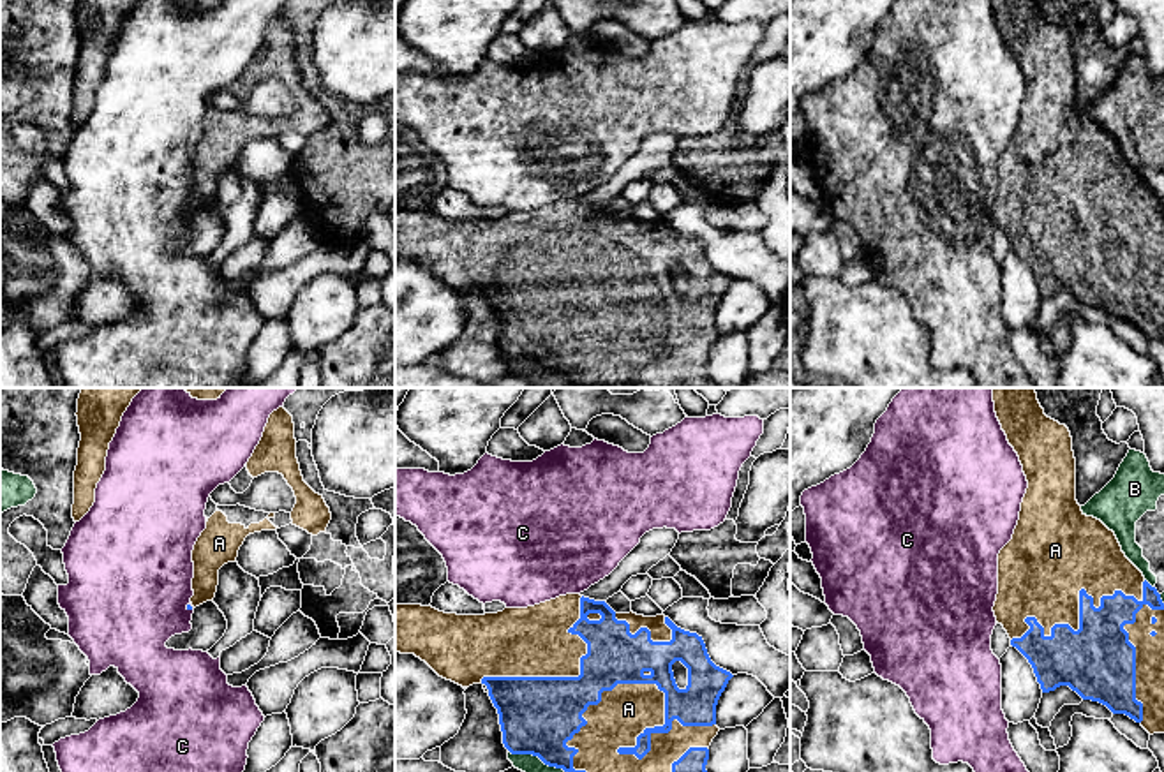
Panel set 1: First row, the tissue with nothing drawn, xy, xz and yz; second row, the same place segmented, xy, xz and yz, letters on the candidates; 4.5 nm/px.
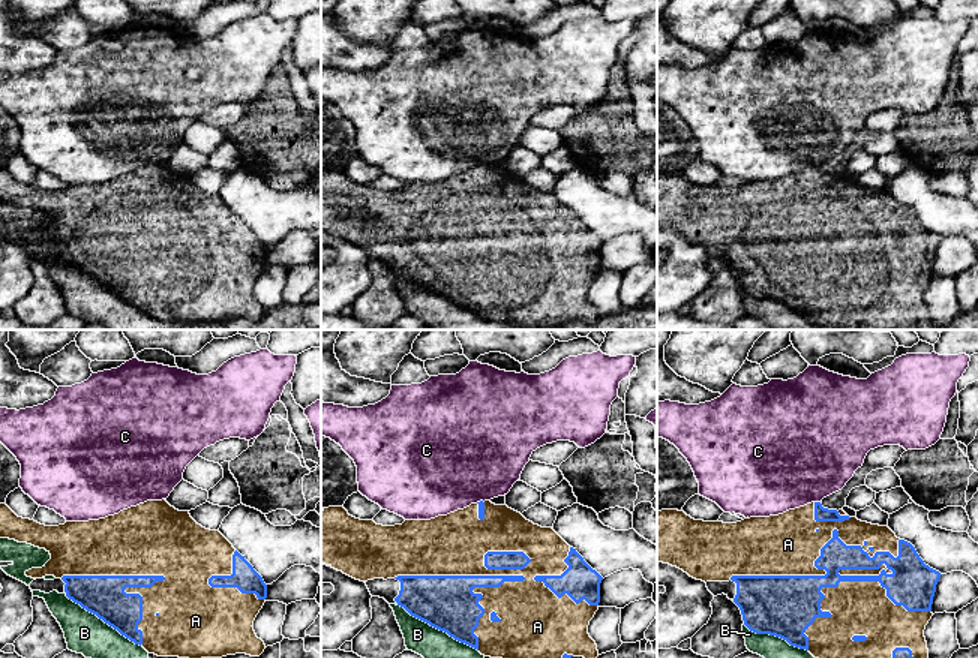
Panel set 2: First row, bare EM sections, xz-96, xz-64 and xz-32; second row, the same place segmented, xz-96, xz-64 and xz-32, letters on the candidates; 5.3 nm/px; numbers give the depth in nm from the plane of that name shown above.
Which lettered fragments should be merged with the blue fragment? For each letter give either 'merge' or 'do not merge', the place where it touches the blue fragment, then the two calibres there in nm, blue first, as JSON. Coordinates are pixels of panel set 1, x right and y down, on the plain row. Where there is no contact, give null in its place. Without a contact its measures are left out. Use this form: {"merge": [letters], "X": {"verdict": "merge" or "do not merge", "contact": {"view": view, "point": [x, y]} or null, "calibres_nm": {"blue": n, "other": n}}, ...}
{"merge": ["A"], "A": {"verdict": "merge", "contact": {"view": "xz", "point": [655, 332]}, "calibres_nm": {"blue": 190, "other": 240}}, "B": {"verdict": "do not merge", "contact": {"view": "xz", "point": [542, 365]}, "calibres_nm": {"blue": 360, "other": 140}}, "C": {"verdict": "do not merge", "contact": {"view": "xy", "point": [187, 212]}, "calibres_nm": {"blue": 20, "other": 500}}}

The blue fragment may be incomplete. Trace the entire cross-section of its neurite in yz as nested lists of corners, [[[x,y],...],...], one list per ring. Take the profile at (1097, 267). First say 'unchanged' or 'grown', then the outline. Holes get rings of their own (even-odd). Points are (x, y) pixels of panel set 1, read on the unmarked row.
grown; [[[993,0],[995,18],[1028,86],[1012,145],[998,159],[998,199],[993,212],[1016,252],[1032,270],[1042,298],[1069,291],[1083,305],[1125,319],[1150,340],[1164,338],[1164,208],[1125,162],[1113,136],[1086,122],[1076,106],[1076,63],[1065,30],[1048,23],[1037,0]]]

